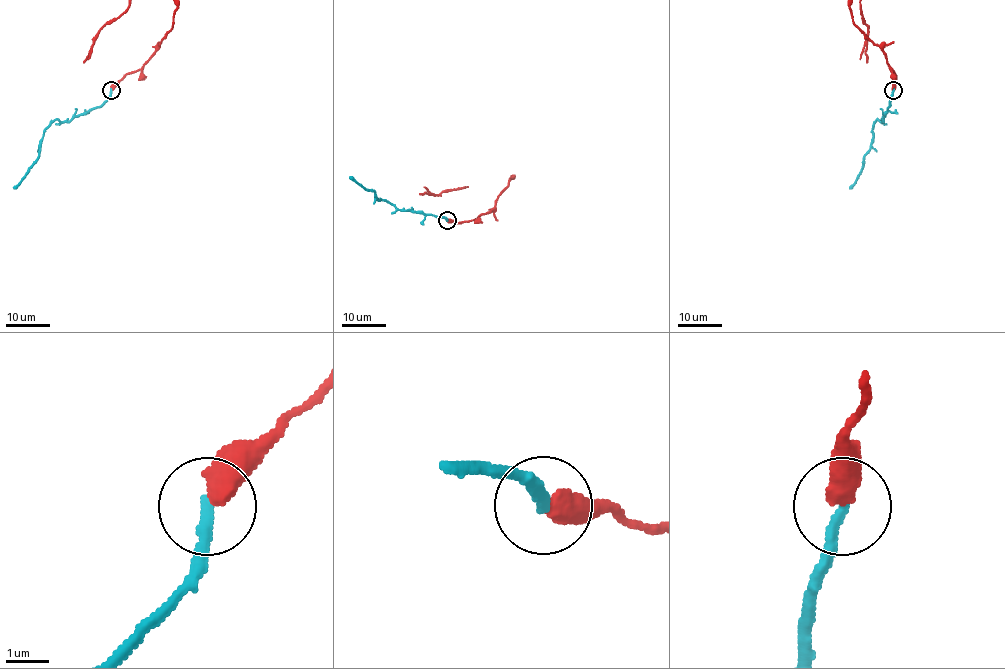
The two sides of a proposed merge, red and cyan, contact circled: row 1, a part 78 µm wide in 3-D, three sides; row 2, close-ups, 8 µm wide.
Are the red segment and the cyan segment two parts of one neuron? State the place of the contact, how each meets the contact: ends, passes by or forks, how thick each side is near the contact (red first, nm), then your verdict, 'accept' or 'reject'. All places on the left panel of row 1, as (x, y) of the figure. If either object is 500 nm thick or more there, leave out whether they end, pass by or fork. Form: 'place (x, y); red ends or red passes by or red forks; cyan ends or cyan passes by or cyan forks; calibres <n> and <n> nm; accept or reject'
place (111, 90); calibres 500 and 260 nm; reject

